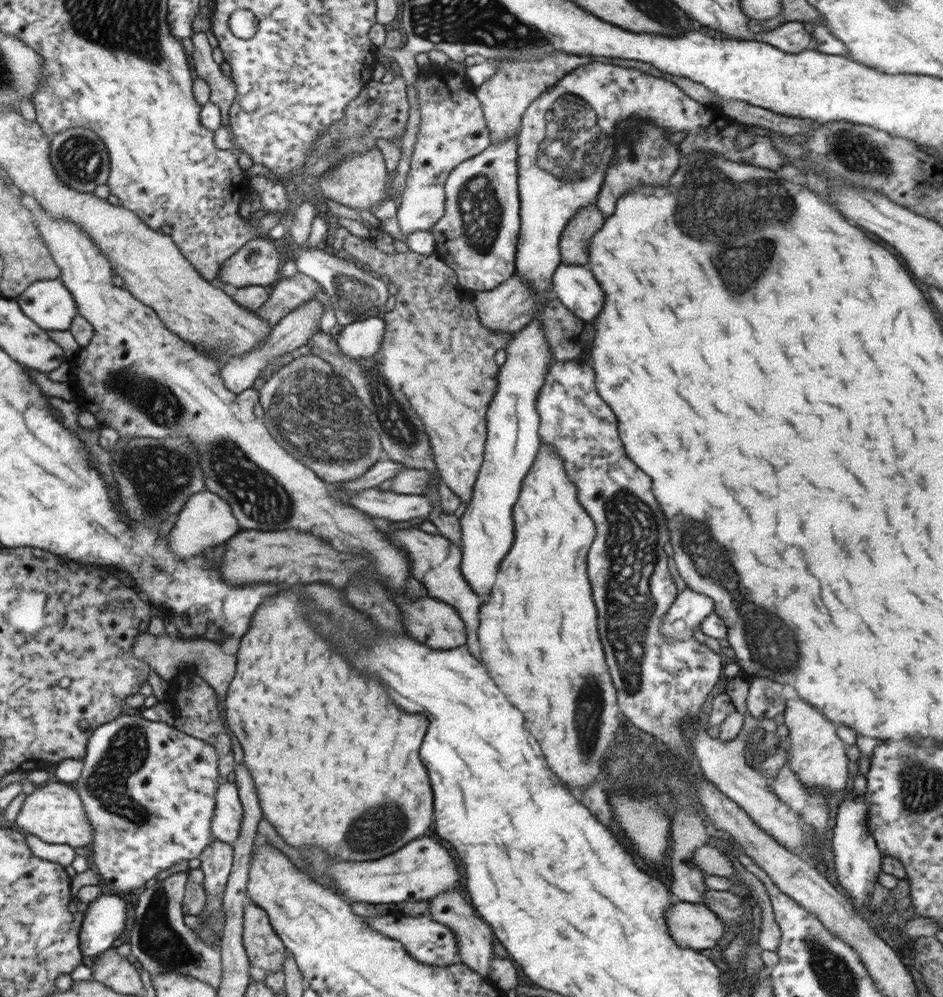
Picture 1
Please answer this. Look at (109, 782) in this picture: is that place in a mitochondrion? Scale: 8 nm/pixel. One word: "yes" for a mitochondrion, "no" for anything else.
yes

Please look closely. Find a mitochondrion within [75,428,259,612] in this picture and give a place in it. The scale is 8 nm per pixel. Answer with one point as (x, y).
(160, 475)

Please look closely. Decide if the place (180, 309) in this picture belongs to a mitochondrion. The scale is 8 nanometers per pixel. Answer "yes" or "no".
no

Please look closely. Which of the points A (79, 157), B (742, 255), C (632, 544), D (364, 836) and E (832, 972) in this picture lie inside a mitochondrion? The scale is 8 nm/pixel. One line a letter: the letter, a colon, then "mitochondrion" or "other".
A: mitochondrion
B: mitochondrion
C: mitochondrion
D: mitochondrion
E: mitochondrion

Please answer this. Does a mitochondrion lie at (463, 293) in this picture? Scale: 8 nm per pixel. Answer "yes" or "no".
no

